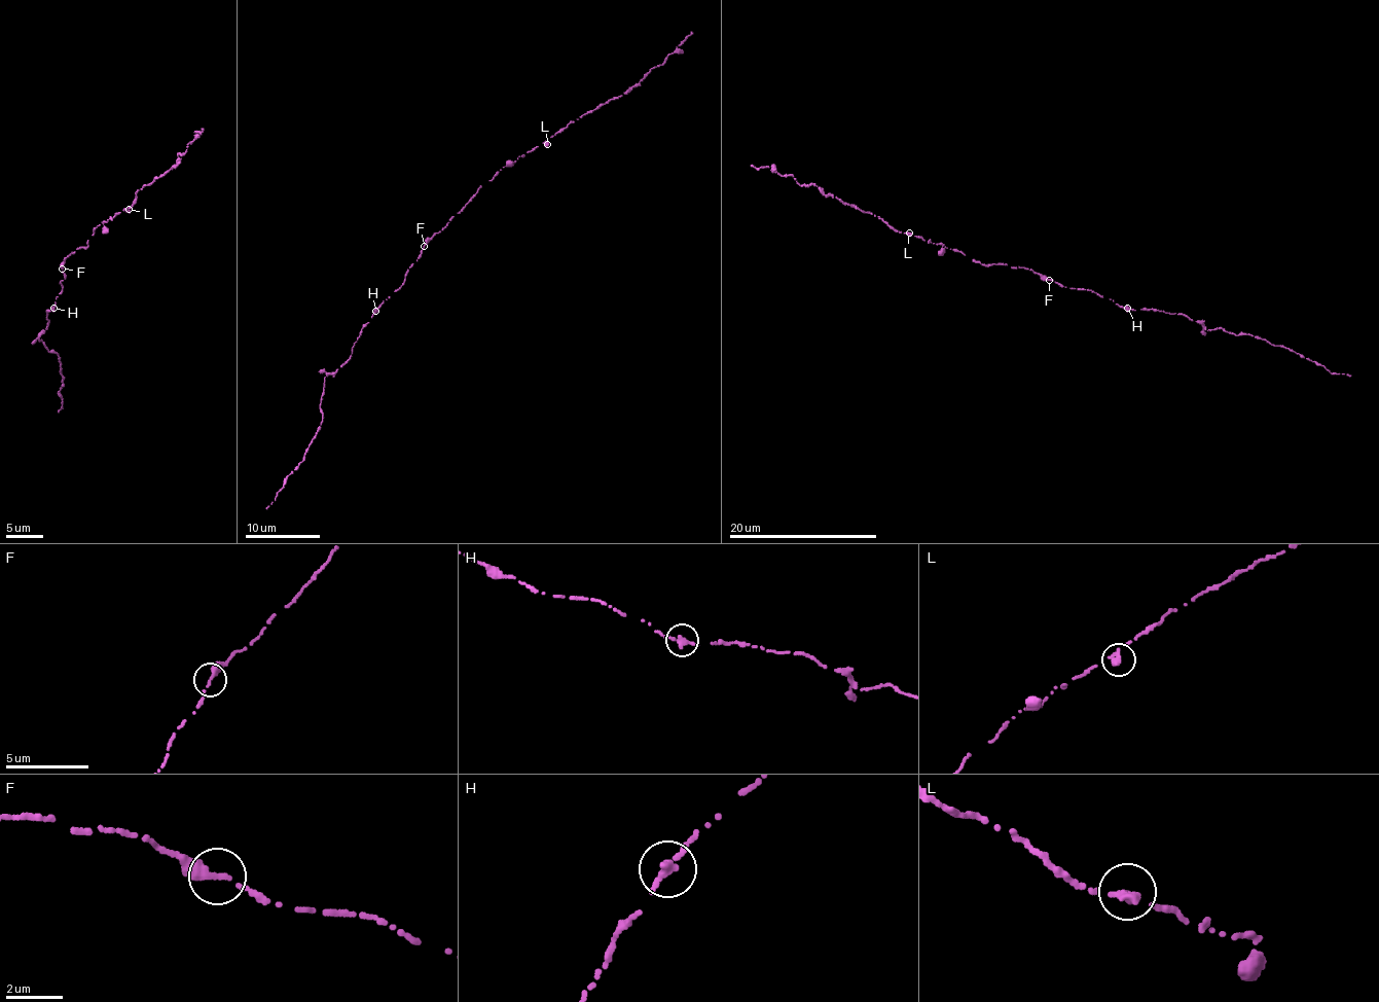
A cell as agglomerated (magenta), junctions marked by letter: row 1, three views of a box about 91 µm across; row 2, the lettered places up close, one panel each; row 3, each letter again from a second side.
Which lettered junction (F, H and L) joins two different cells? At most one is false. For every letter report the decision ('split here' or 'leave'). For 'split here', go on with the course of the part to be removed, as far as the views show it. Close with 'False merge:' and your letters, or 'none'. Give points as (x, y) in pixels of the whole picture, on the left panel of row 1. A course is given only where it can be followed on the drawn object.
F: leave
H: leave
L: leave
False merge: none

